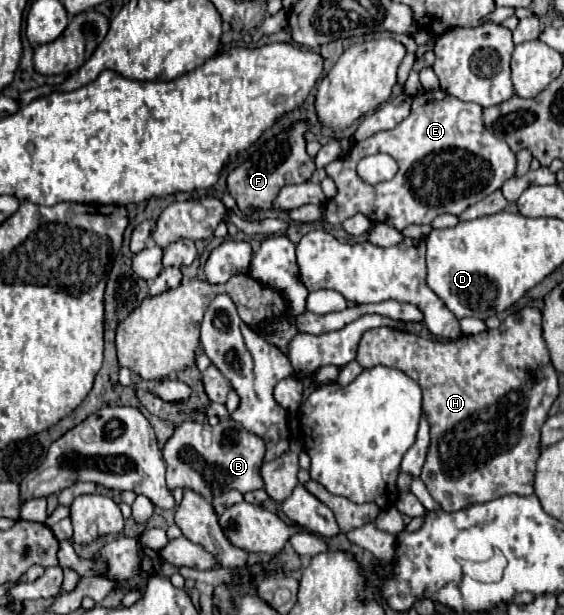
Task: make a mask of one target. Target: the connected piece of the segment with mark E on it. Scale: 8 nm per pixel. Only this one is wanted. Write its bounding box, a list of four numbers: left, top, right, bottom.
[325,90,517,230]

